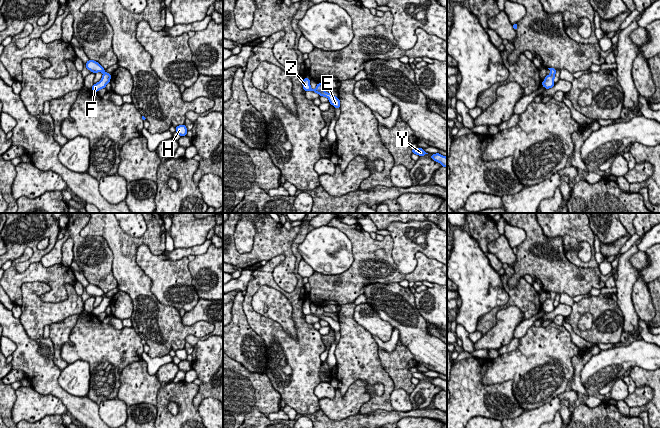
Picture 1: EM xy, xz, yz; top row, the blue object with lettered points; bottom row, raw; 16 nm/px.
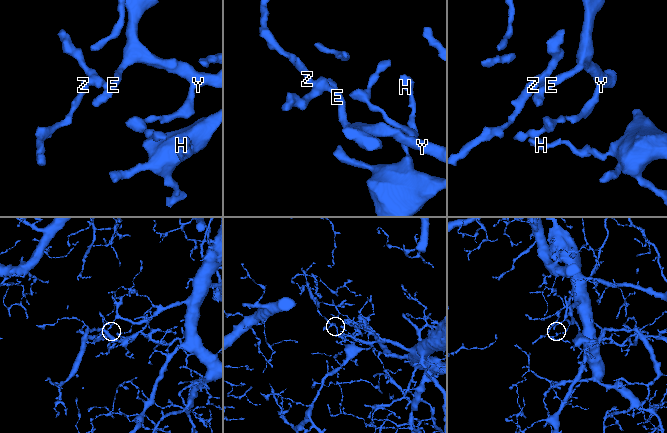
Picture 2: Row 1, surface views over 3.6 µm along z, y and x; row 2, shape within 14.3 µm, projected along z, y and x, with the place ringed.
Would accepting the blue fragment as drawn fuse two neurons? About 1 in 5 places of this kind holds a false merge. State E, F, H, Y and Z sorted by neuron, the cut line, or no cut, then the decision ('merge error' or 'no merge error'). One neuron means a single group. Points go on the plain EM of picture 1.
E F H Y Z | no cut | no merge error

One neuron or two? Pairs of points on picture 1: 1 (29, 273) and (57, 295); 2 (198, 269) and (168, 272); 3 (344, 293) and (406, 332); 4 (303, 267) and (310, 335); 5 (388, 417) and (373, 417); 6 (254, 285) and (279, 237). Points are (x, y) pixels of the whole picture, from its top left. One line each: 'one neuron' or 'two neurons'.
1: one neuron
2: two neurons
3: two neurons
4: two neurons
5: one neuron
6: two neurons

